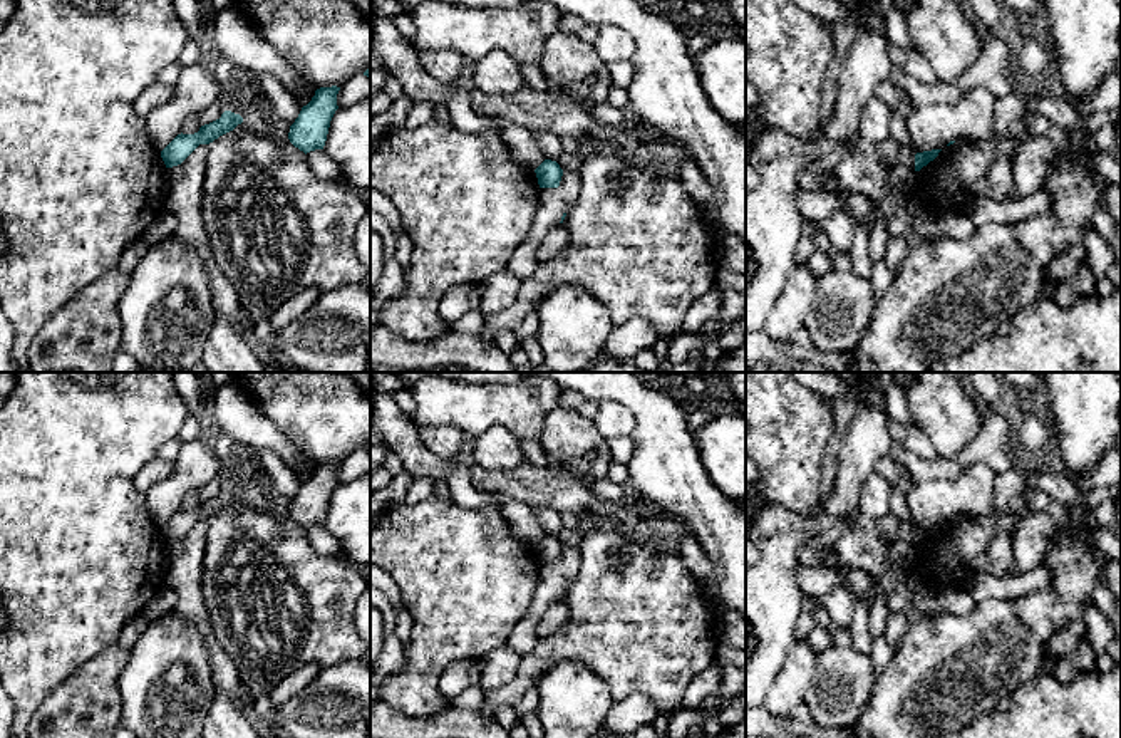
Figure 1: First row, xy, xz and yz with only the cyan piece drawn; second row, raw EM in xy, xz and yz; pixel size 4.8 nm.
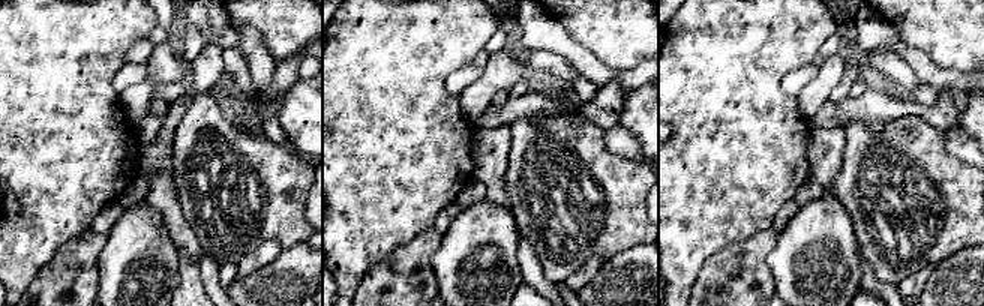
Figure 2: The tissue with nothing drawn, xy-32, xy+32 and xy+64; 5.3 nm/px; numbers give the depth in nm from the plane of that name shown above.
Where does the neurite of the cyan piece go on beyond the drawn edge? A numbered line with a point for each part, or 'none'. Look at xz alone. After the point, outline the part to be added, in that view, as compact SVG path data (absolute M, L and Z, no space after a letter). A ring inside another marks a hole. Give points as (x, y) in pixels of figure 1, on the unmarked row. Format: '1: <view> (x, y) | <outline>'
none

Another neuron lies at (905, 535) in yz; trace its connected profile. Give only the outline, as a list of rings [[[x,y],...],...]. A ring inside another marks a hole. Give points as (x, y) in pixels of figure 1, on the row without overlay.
[[[908,520],[908,522],[901,522],[900,523],[900,530],[898,535],[893,542],[890,542],[890,545],[893,548],[901,548],[905,545],[915,545],[915,525]]]

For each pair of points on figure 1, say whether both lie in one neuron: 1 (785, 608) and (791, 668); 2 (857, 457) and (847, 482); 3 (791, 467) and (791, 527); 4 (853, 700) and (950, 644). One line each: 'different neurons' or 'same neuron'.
1: different neurons
2: same neuron
3: different neurons
4: different neurons

